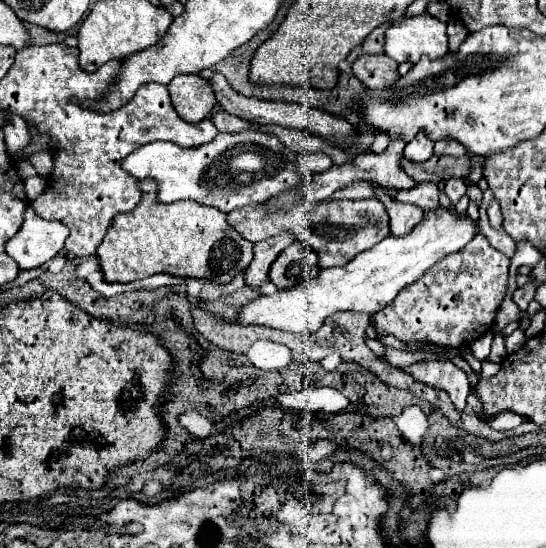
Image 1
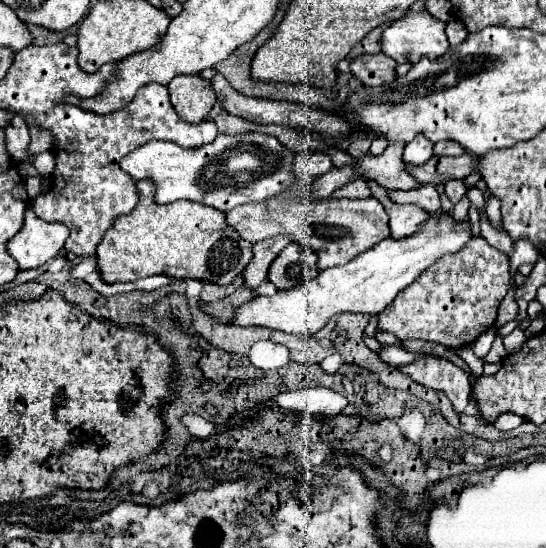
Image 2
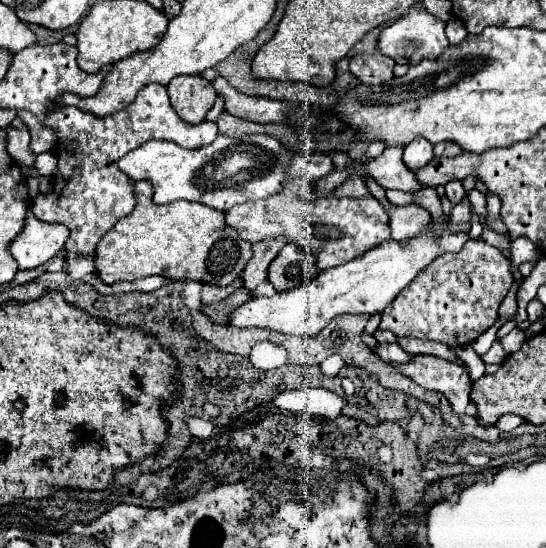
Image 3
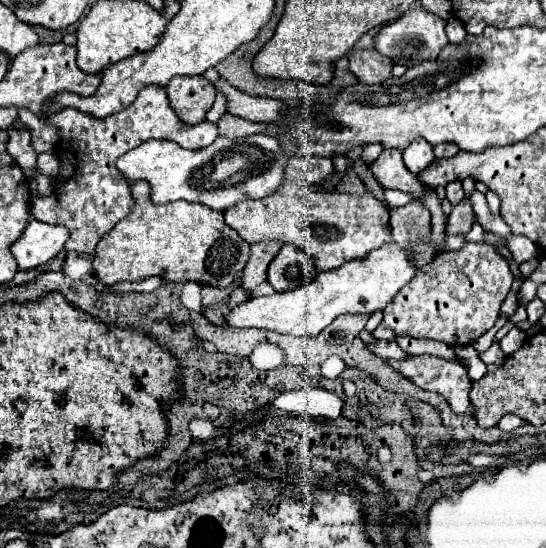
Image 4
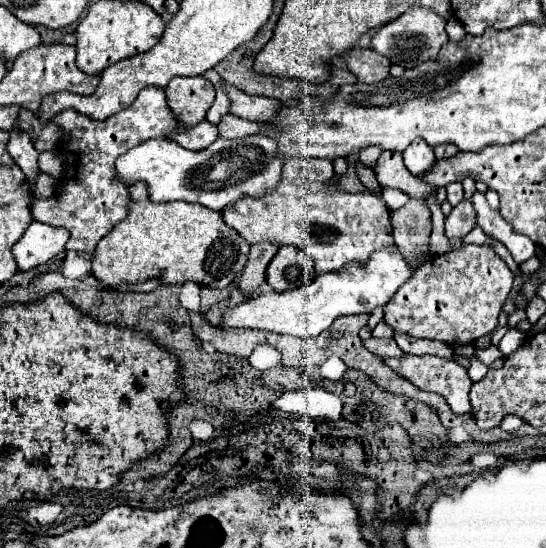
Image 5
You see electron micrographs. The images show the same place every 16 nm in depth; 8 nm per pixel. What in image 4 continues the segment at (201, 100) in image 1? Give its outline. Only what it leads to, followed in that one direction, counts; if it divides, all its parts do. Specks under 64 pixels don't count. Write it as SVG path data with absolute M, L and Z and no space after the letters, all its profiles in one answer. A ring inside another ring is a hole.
M176 76L166 86L166 94L176 116L184 124L194 126L206 118L206 112L214 104L216 90L204 76Z

